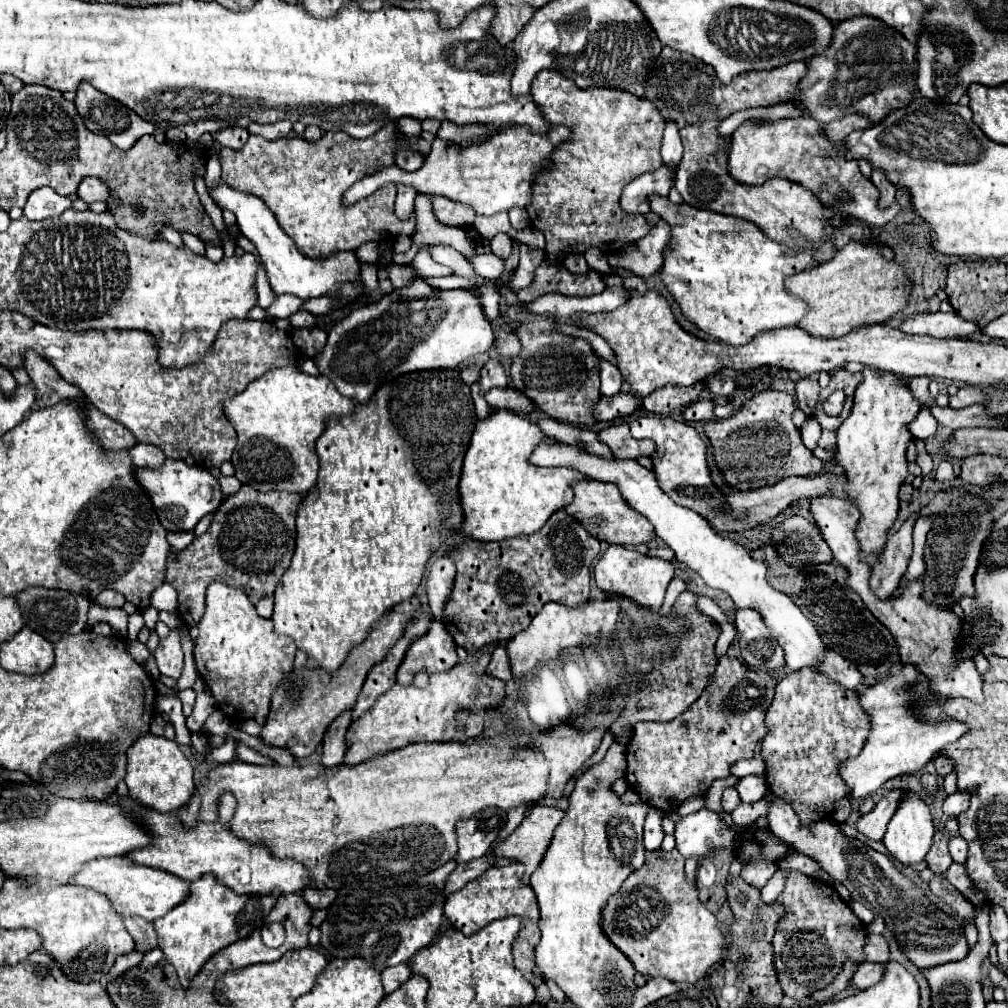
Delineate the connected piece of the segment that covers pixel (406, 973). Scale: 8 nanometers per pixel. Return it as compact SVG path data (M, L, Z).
M398 964L398 966L394 966L394 968L382 970L384 994L390 994L390 992L398 990L408 978L410 978L410 968L408 968L408 964Z

